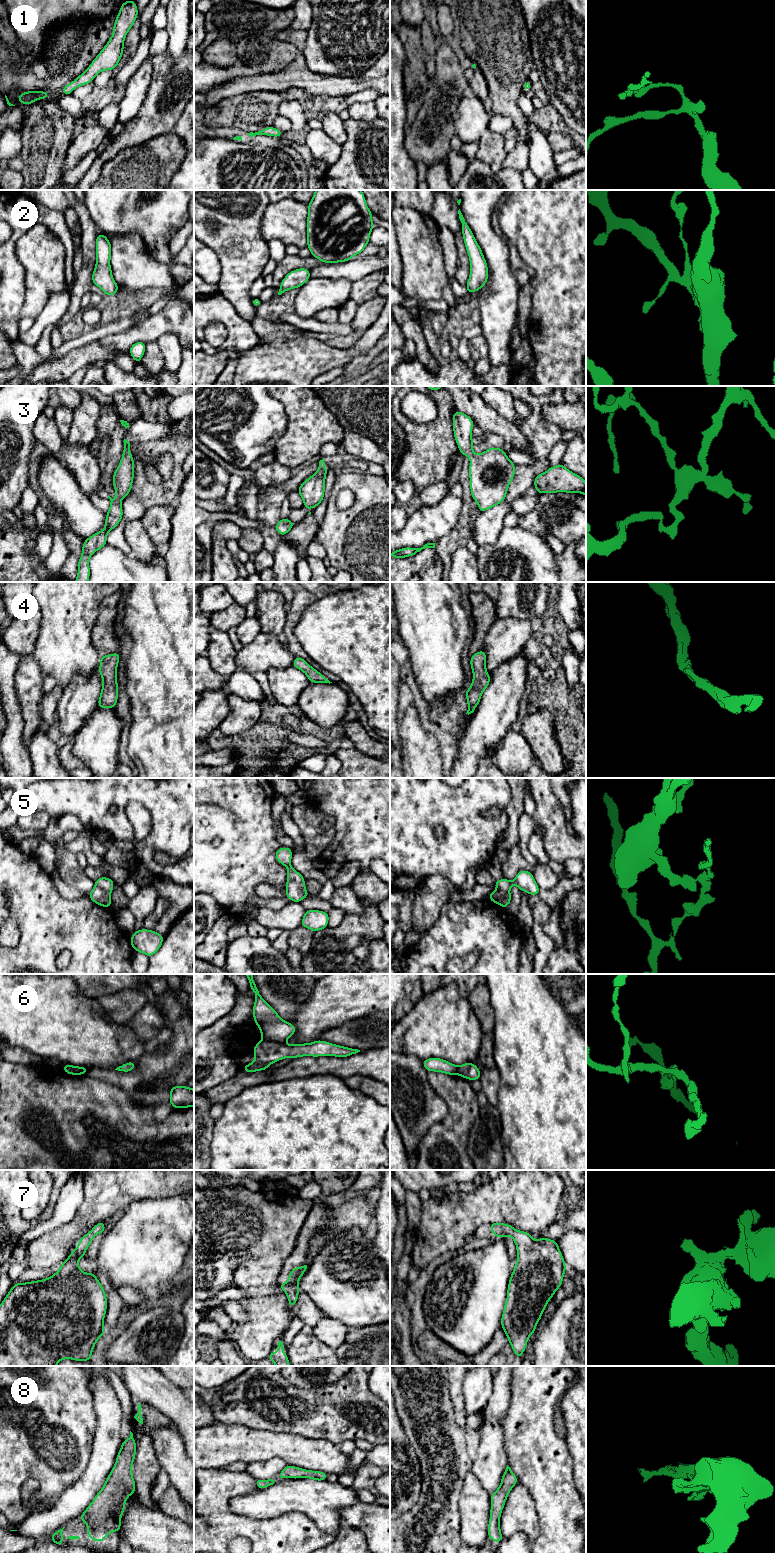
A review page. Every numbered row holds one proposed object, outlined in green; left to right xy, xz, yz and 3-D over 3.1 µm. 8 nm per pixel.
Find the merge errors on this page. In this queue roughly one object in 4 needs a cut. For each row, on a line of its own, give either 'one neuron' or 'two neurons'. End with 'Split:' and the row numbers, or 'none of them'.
1: one neuron
2: one neuron
3: one neuron
4: one neuron
5: two neurons
6: two neurons
7: one neuron
8: one neuron
Split: 5, 6

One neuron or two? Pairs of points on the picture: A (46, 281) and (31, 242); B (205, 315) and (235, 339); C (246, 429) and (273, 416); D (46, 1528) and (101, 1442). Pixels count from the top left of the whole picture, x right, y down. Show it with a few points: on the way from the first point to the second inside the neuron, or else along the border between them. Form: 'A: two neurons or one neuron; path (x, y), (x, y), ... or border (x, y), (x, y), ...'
A: one neuron; path (44, 271), (41, 252)
B: one neuron; path (215, 315), (221, 315), (235, 329)
C: one neuron; path (253, 422), (266, 417)
D: one neuron; path (67, 1507), (92, 1481), (101, 1463)

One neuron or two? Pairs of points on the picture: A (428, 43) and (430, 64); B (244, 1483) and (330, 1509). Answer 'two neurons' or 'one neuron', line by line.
A: one neuron
B: two neurons

